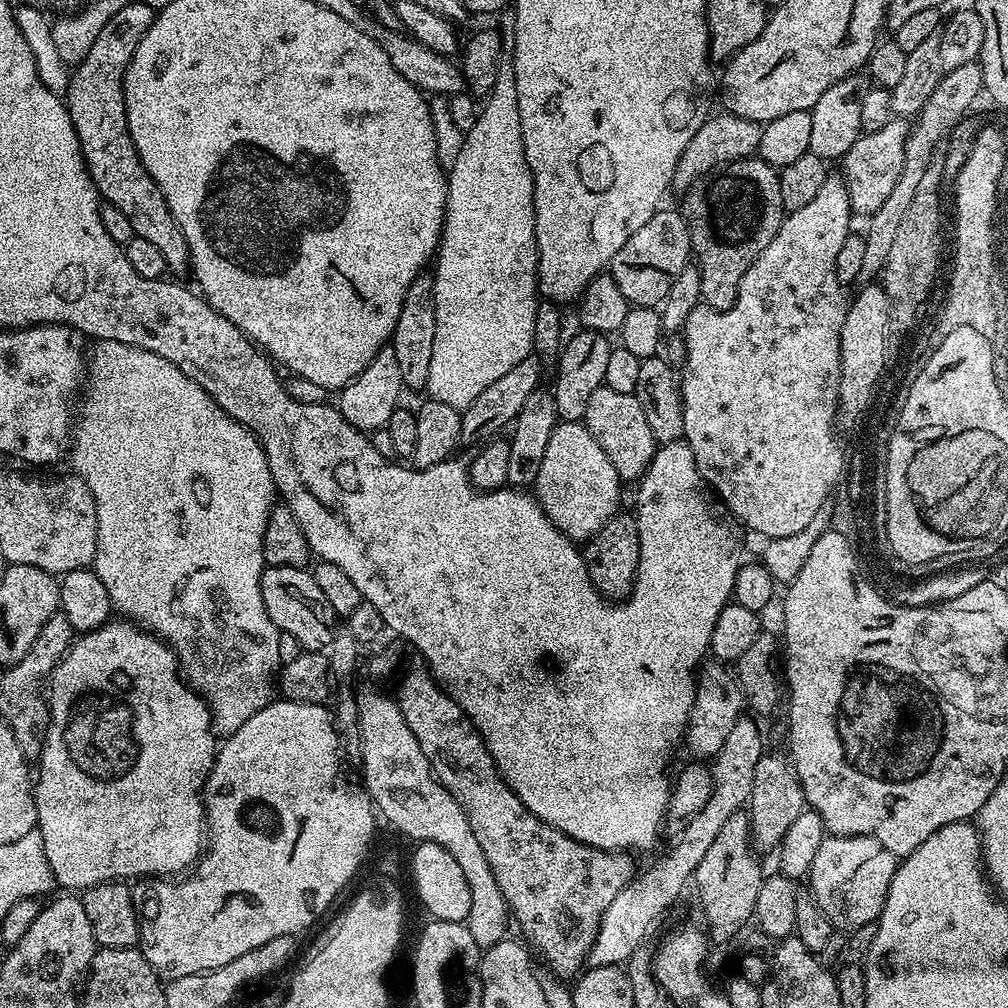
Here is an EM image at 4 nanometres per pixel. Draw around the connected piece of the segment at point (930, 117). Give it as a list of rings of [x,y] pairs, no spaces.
[[[979,63],[958,66],[945,72],[938,82],[934,94],[930,94],[930,102],[922,106],[920,115],[915,117],[908,132],[908,141],[904,144],[904,169],[892,185],[890,198],[878,206],[873,216],[867,217],[868,229],[862,232],[866,255],[862,258],[862,270],[858,270],[858,278],[854,281],[857,289],[862,289],[881,279],[886,258],[890,258],[890,246],[898,235],[898,226],[902,226],[902,218],[906,218],[906,210],[910,210],[910,202],[914,199],[914,190],[918,190],[918,182],[922,182],[922,174],[926,174],[926,166],[933,163],[931,152],[940,144],[940,139],[963,118],[968,107],[982,96],[983,78]]]

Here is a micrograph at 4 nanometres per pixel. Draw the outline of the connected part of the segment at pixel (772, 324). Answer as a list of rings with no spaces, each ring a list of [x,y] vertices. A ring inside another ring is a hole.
[[[828,174],[817,194],[800,210],[787,213],[781,222],[780,229],[762,254],[746,271],[738,286],[737,300],[725,312],[718,312],[709,308],[705,303],[697,304],[686,318],[682,329],[685,346],[685,356],[682,371],[679,373],[680,397],[684,407],[684,439],[690,450],[694,450],[694,460],[702,474],[704,483],[712,489],[721,505],[737,521],[741,520],[746,527],[768,540],[786,538],[798,534],[810,525],[815,516],[821,515],[822,509],[816,504],[814,496],[814,460],[824,460],[824,434],[828,434],[828,422],[833,415],[833,404],[836,404],[840,393],[840,339],[842,338],[842,322],[846,322],[848,300],[844,292],[845,285],[838,282],[838,274],[834,270],[834,262],[838,262],[838,250],[842,250],[842,242],[853,231],[852,220],[854,213],[850,206],[848,191],[844,185],[843,175]]]

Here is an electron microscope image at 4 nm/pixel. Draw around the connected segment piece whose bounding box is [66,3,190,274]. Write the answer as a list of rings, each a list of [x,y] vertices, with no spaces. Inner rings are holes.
[[[141,3],[123,6],[122,10],[118,10],[106,22],[98,38],[94,39],[94,44],[84,60],[71,73],[66,103],[70,122],[74,122],[74,130],[82,146],[88,172],[92,175],[101,197],[107,203],[118,206],[122,214],[126,214],[126,219],[130,221],[130,226],[134,226],[136,235],[146,238],[146,242],[162,250],[162,258],[166,258],[169,273],[187,273],[190,261],[186,238],[174,222],[166,206],[166,198],[162,198],[162,190],[158,190],[154,178],[150,178],[146,166],[140,161],[126,122],[124,71],[132,61],[134,50],[144,37],[144,32],[150,30],[156,14],[155,9]]]

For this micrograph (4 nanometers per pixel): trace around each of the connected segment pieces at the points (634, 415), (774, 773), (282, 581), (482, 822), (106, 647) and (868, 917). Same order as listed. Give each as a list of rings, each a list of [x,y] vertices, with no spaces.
[[[607,386],[594,390],[594,394],[590,394],[590,402],[586,402],[586,414],[582,422],[590,430],[590,434],[594,434],[594,442],[602,446],[606,458],[614,462],[614,470],[618,470],[621,481],[639,481],[643,477],[658,445],[650,434],[646,414],[634,394],[622,394]]]
[[[769,751],[754,770],[754,790],[750,790],[750,798],[746,805],[748,822],[752,829],[752,843],[757,849],[779,849],[786,830],[796,819],[798,814],[806,810],[804,791],[796,773],[796,766],[787,755]]]
[[[265,567],[260,585],[263,605],[277,629],[293,635],[303,651],[324,652],[329,649],[336,627],[336,615],[311,571],[296,567]]]
[[[419,667],[420,668],[410,669],[409,672],[405,674],[404,681],[400,684],[400,689],[394,692],[394,699],[402,710],[402,718],[406,718],[406,726],[410,726],[414,738],[418,738],[418,746],[422,746],[422,754],[426,754],[426,758],[432,767],[432,772],[436,775],[436,779],[440,781],[440,785],[454,798],[454,802],[458,802],[458,806],[462,806],[462,810],[466,814],[466,822],[470,822],[470,830],[474,830],[474,838],[478,838],[478,843],[482,845],[482,850],[486,850],[486,862],[490,862],[490,870],[498,882],[498,890],[502,890],[502,894],[506,898],[511,919],[515,921],[515,923],[517,920],[517,922],[520,923],[521,930],[524,931],[525,937],[523,936],[523,939],[527,941],[533,949],[536,947],[537,950],[544,955],[544,958],[542,958],[543,963],[551,967],[559,977],[569,978],[568,976],[572,975],[572,977],[575,977],[577,973],[585,967],[590,950],[596,941],[600,923],[606,914],[606,910],[610,906],[610,902],[614,902],[614,898],[618,898],[620,891],[622,891],[627,884],[632,883],[634,879],[632,860],[628,857],[631,855],[624,850],[591,848],[589,844],[581,844],[580,841],[570,838],[562,830],[550,826],[545,820],[538,818],[533,812],[530,812],[527,806],[514,794],[514,790],[500,776],[500,771],[497,770],[496,763],[492,761],[492,755],[488,753],[488,747],[484,744],[483,738],[476,732],[476,727],[472,725],[471,720],[468,719],[468,715],[466,715],[465,712],[446,695],[443,688],[433,680],[432,673],[428,671],[427,667]]]
[[[127,618],[109,619],[108,623],[95,628],[93,632],[77,635],[68,647],[67,654],[52,672],[46,688],[44,748],[38,761],[40,776],[38,772],[34,780],[36,827],[46,850],[46,862],[50,862],[53,881],[59,887],[61,884],[64,890],[87,890],[95,884],[132,882],[137,878],[172,878],[187,873],[199,861],[206,844],[206,804],[202,793],[216,761],[217,751],[218,737],[212,727],[212,714],[208,711],[208,705],[186,683],[176,653],[159,636]]]
[[[825,835],[806,877],[810,894],[822,906],[833,929],[851,930],[875,924],[886,902],[890,882],[896,873],[898,858],[873,836]]]

